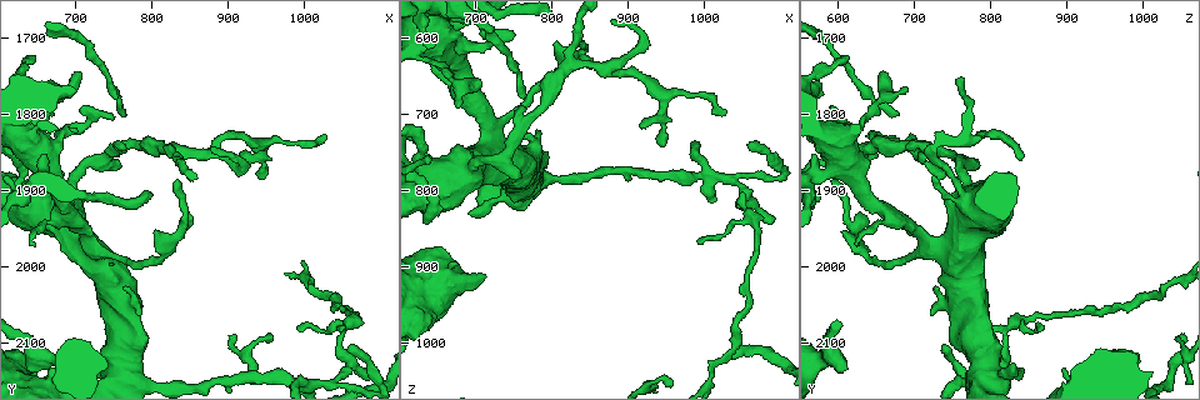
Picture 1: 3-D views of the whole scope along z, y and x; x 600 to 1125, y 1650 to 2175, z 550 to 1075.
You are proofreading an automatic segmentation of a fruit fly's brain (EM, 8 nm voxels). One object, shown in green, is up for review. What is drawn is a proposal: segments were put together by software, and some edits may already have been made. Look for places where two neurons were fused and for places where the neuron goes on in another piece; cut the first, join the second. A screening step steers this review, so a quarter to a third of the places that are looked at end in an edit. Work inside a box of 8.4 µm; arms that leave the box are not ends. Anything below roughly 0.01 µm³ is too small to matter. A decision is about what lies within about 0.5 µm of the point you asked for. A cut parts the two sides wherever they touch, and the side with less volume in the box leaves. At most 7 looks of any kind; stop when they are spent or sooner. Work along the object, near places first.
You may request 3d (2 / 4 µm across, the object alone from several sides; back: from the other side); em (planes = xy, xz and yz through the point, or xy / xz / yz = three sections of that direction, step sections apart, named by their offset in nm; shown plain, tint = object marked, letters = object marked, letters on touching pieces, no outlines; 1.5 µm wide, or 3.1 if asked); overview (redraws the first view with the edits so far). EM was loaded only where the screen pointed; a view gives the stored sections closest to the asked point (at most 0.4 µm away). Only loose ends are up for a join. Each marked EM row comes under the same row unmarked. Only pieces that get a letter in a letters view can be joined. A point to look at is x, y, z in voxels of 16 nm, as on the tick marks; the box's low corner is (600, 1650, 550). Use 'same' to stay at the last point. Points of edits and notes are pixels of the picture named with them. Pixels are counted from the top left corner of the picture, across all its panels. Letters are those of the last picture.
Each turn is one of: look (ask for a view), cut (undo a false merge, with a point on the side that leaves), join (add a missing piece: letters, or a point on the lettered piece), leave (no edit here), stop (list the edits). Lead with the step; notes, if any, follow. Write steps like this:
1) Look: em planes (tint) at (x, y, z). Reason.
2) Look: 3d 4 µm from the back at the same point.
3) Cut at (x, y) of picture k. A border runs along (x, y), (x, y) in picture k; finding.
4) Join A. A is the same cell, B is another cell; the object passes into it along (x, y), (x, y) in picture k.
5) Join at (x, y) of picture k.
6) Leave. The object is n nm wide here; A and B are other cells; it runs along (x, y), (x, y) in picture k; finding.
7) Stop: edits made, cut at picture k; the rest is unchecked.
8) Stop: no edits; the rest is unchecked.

Look: em planes (tint) at (735, 2145, 810). Sudden change in width.

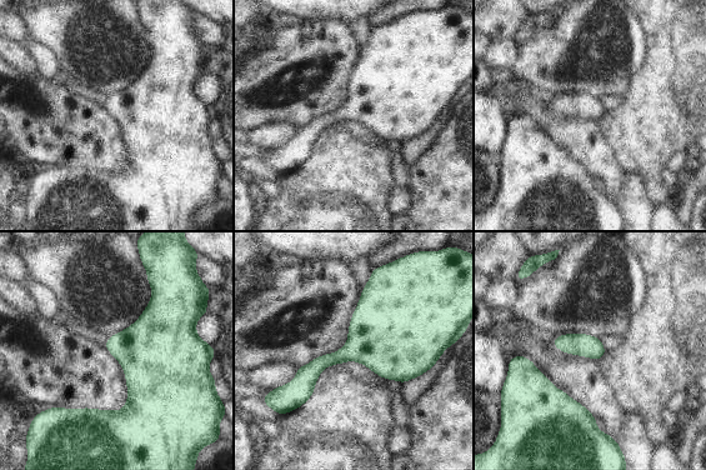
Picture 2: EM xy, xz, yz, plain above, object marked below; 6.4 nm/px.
Look: em planes (letters) at the same point.

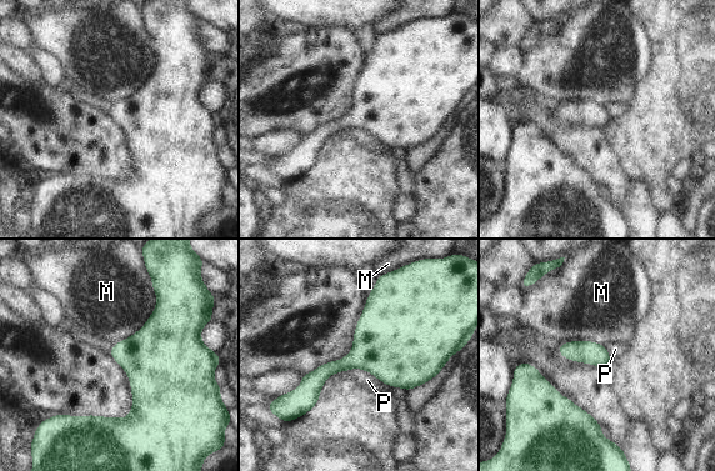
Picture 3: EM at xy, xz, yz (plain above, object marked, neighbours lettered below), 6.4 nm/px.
Leave. The object is 150 nm wide here; M and P are other cells; a border runs along (343, 370), (363, 369), (406, 391) in picture 3; continuous, no second neuron.

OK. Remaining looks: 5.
Look: 3d 4 µm at (710, 1745, 660). Branch stops here.

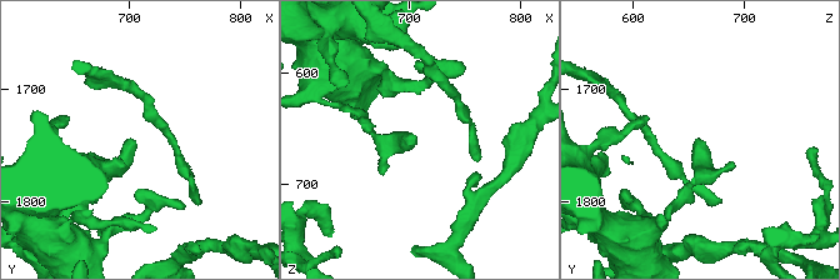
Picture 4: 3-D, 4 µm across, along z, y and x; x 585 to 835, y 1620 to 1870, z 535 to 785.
Look: em planes (letters) at (706, 1744, 662). Now the EM.

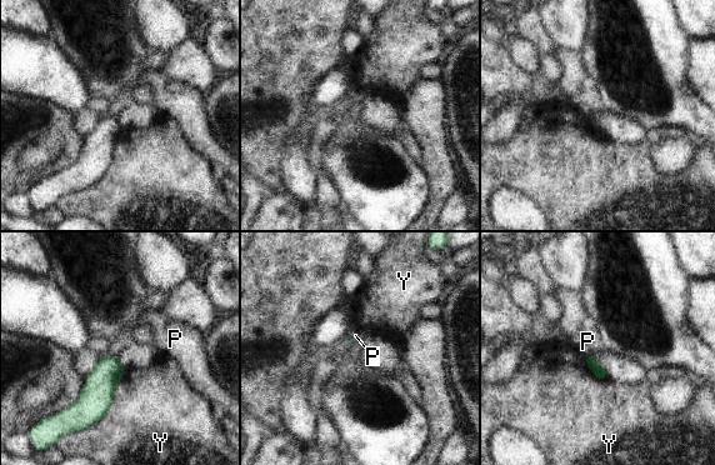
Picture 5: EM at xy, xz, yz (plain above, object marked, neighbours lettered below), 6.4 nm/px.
Leave. P and Y are other cells; a border runs along (108, 353), (116, 356) in picture 5; no lettered piece goes on from it.

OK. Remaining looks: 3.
Look: em xz step 4 (letters) at (735, 1860, 765). Branch point.

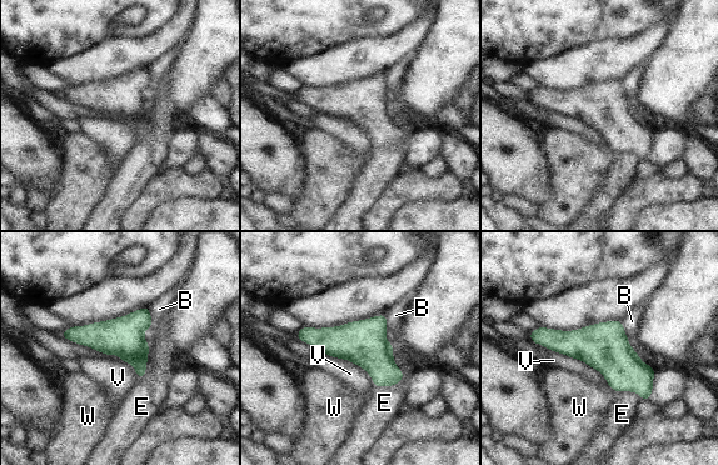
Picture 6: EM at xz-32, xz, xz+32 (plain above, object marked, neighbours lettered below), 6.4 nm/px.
Leave. The longest contact is with V, 440 nm; B, E, V and W are other cells; it runs along (532, 335), (598, 345), (646, 396) in picture 6; continuous, no second neuron.

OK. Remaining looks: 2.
Stop: no edits; the rest is unchecked.

